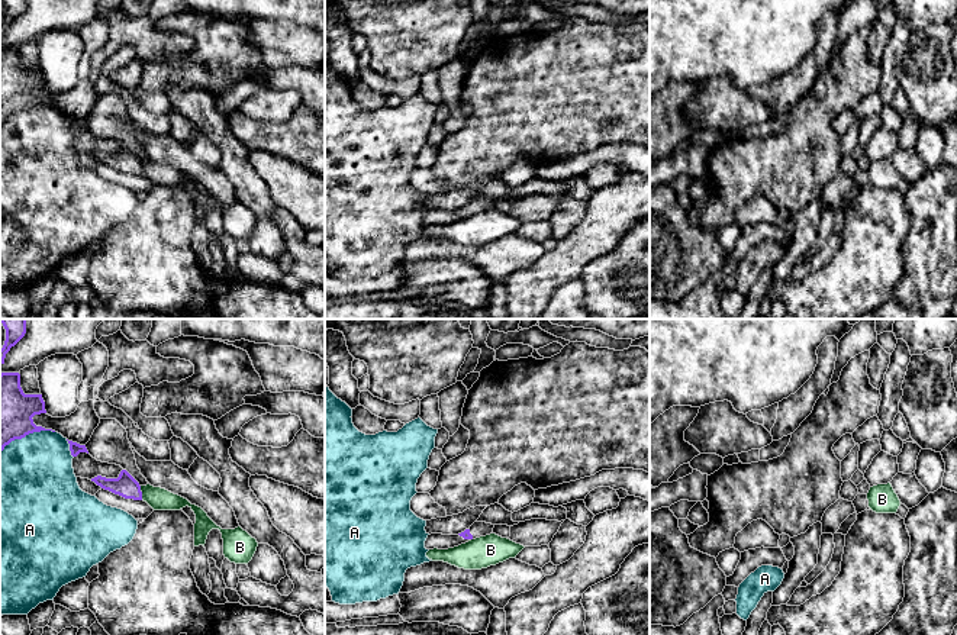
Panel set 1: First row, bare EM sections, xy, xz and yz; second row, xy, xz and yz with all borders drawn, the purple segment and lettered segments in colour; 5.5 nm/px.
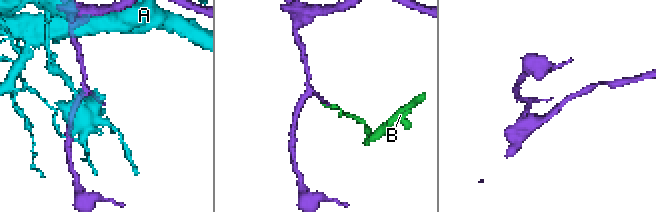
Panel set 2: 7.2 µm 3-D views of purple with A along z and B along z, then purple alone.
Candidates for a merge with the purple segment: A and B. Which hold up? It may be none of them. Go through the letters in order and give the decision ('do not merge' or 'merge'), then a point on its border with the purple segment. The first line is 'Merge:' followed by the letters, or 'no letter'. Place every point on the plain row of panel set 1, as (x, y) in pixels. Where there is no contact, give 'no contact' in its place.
Merge: no letter
A: do not merge; contact xy (26, 109)
B: do not merge; contact xy (141, 168)

